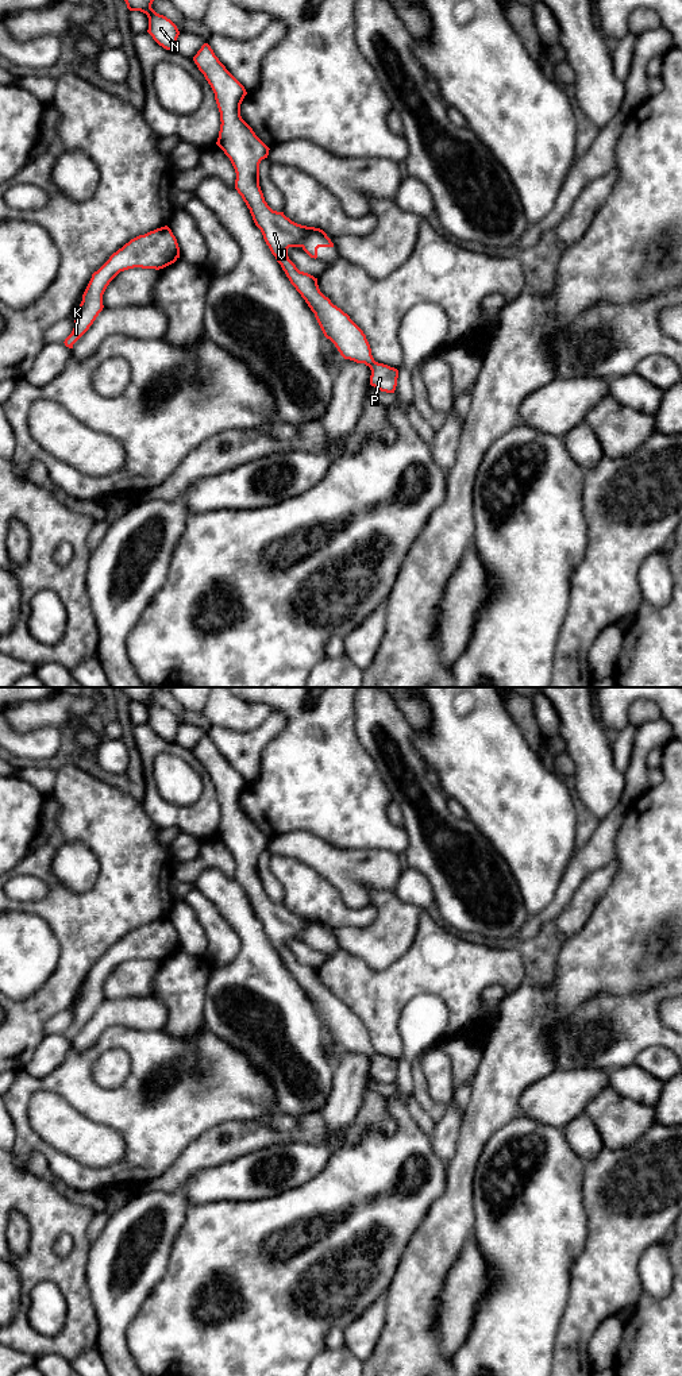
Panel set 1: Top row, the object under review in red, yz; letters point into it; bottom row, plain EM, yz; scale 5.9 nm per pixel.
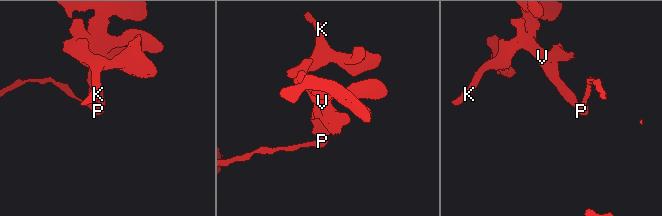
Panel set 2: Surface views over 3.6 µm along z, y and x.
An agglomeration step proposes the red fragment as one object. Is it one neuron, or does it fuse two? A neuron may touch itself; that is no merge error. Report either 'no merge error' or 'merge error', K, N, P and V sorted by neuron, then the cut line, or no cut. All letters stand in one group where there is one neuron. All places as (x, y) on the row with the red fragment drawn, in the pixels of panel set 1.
merge error; groups K N V / P; cut yz (374, 361), (370, 367)

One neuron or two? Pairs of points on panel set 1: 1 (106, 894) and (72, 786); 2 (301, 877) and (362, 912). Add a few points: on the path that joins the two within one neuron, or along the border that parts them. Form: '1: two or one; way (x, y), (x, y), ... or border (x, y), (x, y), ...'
1: one; way (110, 867), (110, 825), (97, 813)
2: one; way (316, 891), (336, 912), (347, 912)

